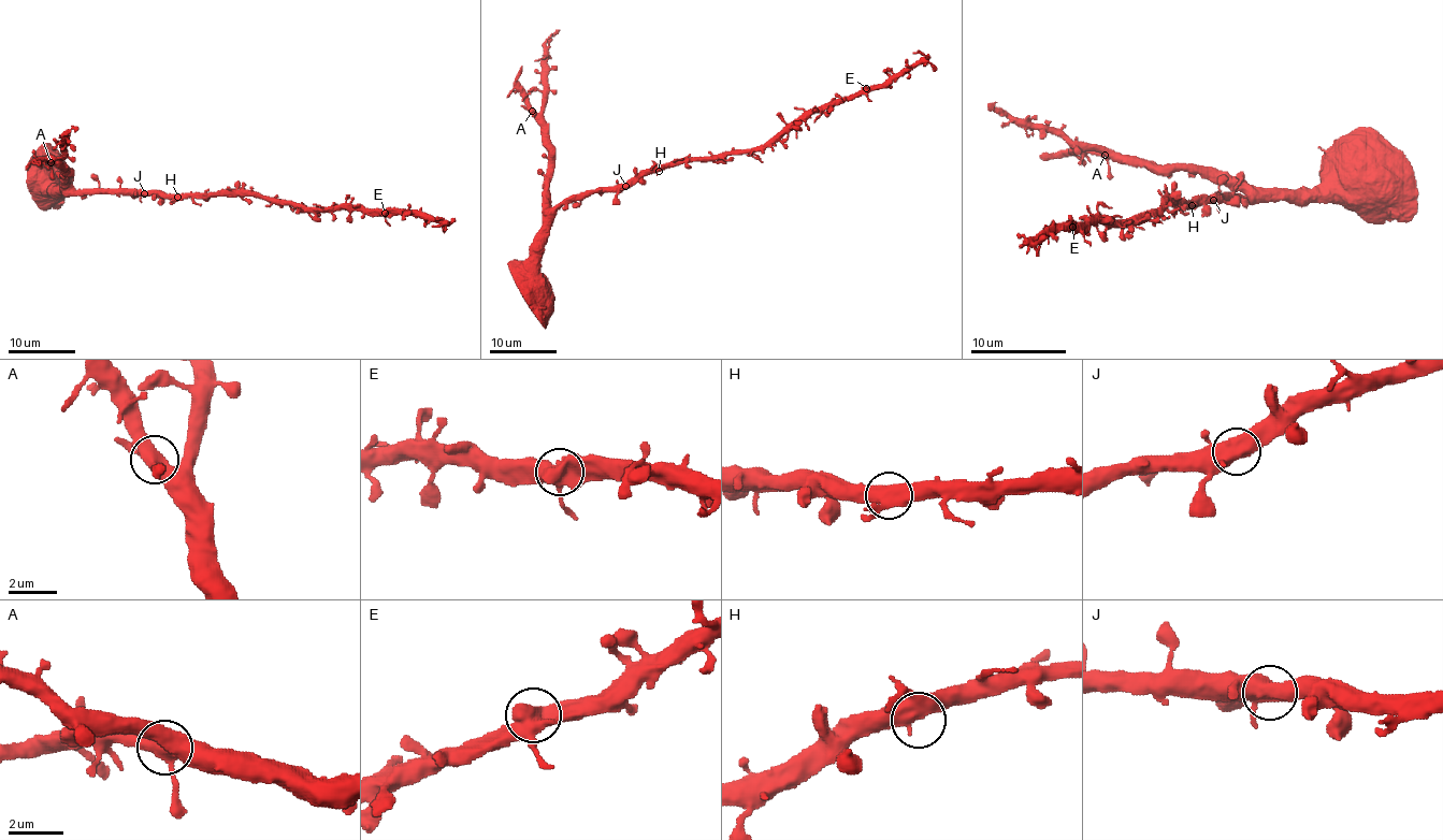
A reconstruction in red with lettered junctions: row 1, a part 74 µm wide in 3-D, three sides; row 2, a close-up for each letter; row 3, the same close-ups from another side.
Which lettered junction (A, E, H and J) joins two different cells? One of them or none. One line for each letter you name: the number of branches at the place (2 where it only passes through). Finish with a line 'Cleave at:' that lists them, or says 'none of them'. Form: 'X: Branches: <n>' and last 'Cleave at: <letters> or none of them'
Cleave at: none of them

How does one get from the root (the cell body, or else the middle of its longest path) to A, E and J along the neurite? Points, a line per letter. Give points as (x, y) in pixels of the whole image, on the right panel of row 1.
A: (1184, 202), (1240, 200), (1246, 192), (1242, 188), (1211, 180), (1184, 169), (1120, 164), (1105, 155)
E: (1184, 202), (1168, 202), (1158, 212), (1136, 214), (1129, 219), (1091, 219), (1071, 227)
J: (1184, 202), (1213, 200)

